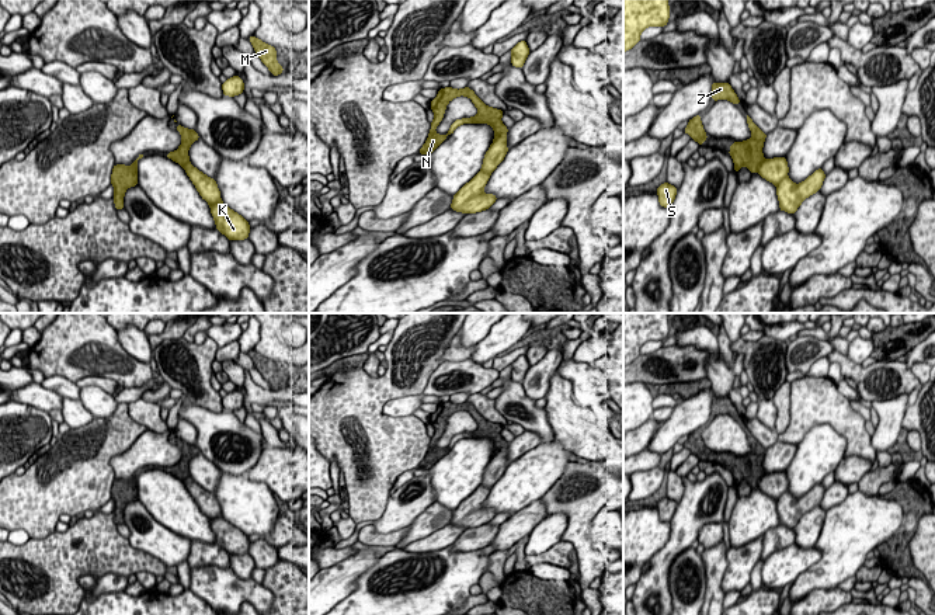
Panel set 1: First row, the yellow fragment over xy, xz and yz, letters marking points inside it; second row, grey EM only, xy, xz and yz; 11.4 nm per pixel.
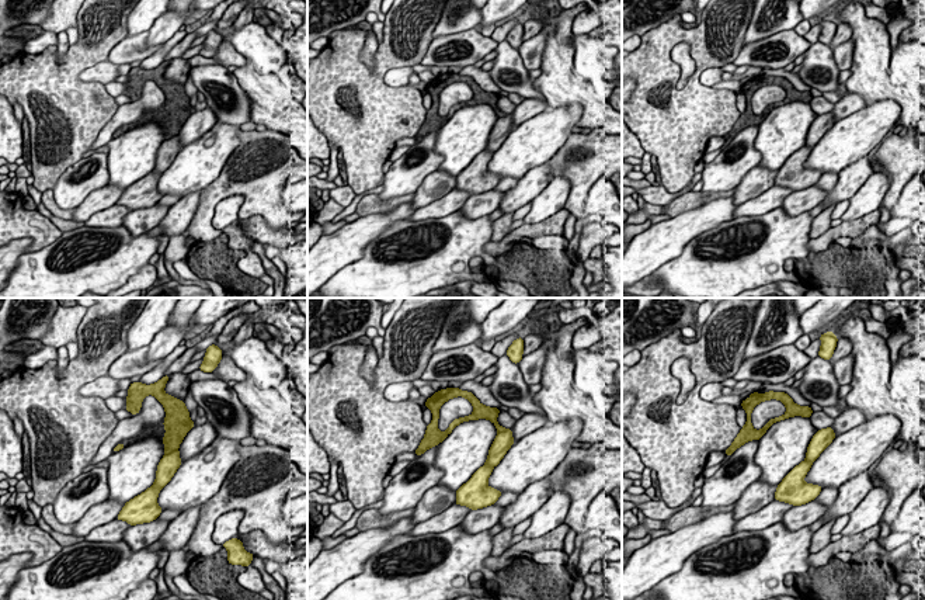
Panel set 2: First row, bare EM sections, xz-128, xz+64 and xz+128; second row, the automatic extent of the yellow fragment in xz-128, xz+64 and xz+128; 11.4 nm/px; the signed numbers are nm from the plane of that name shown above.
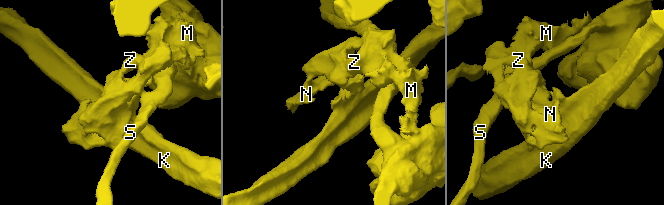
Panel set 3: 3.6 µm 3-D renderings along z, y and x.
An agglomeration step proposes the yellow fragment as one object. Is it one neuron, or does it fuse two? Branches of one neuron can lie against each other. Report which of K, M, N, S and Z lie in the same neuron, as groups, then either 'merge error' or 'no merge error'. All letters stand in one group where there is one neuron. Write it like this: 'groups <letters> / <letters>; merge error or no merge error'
groups K S / M N Z; merge error

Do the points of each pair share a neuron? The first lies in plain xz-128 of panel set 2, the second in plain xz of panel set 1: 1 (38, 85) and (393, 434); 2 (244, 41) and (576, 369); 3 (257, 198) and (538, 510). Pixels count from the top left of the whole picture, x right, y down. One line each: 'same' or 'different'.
1: same
2: same
3: different

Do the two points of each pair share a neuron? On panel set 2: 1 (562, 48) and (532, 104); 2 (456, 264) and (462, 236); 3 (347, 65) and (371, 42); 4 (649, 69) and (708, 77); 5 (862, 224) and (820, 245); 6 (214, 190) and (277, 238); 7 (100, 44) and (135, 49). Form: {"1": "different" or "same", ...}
{"1": "different", "2": "same", "3": "different", "4": "different", "5": "same", "6": "different", "7": "different"}

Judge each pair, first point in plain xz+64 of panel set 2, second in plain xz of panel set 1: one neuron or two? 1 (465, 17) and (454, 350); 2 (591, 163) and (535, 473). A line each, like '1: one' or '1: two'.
1: one
2: two

